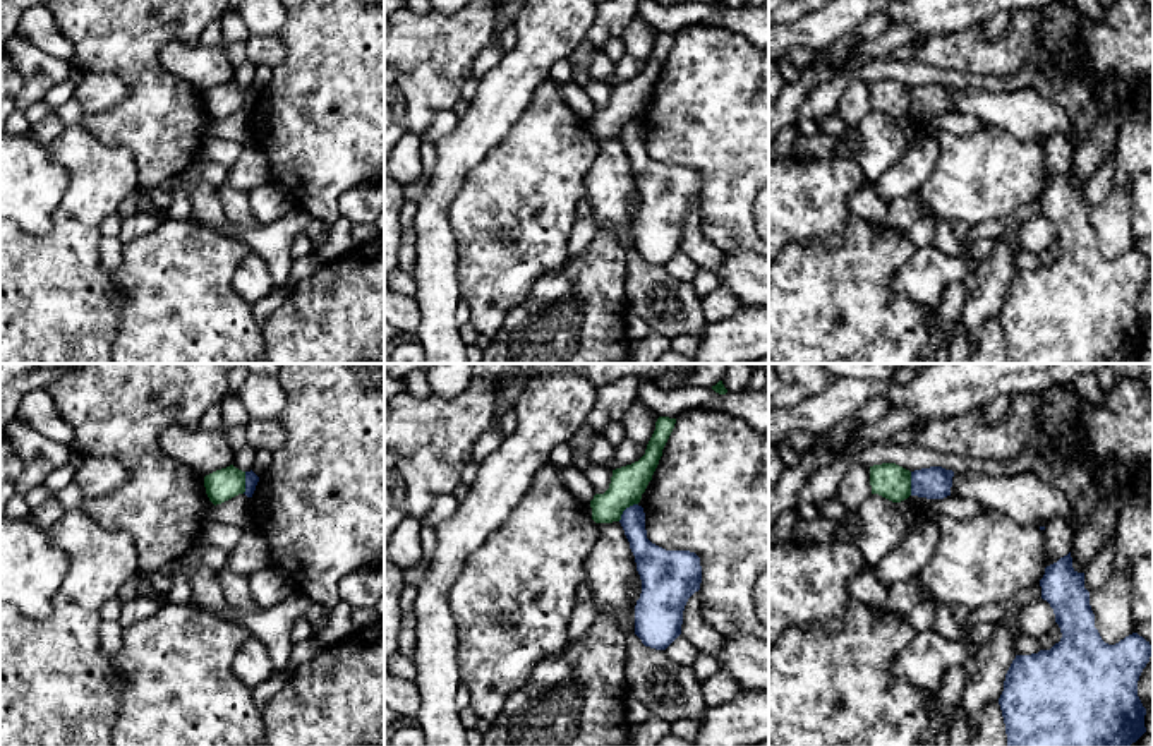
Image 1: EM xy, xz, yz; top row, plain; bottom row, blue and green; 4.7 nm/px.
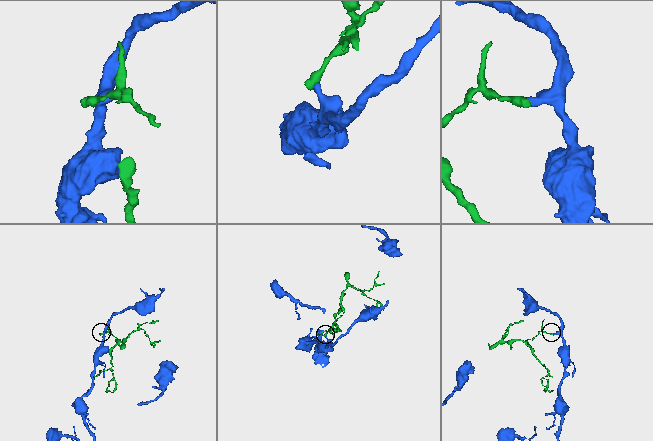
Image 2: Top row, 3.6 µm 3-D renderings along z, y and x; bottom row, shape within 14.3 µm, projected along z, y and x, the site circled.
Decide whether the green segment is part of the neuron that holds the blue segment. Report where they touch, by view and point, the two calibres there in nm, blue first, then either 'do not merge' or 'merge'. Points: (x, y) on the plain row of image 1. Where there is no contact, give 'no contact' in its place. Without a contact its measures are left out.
xz (625, 126) | 130/160 nm | do not merge

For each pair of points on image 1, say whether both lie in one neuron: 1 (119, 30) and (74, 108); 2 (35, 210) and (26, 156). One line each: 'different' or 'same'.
1: different
2: same

